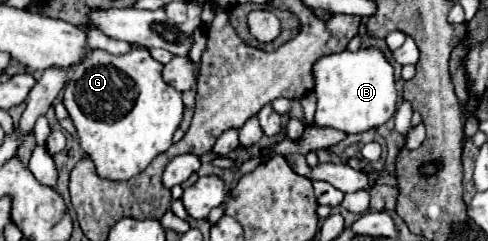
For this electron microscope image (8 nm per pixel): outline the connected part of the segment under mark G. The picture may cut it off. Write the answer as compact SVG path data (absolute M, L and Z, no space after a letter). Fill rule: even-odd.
M132 48L130 52L126 54L120 54L120 56L114 56L114 54L108 54L104 50L92 50L80 64L76 64L72 68L72 76L70 76L70 82L64 90L64 106L78 130L78 136L80 136L80 146L82 150L92 158L92 162L96 164L96 170L98 170L98 176L100 178L106 178L106 180L128 180L132 176L138 176L158 154L166 152L170 146L172 146L172 136L182 120L182 112L184 112L184 104L182 104L182 94L178 90L174 90L172 86L168 86L164 80L162 80L162 64L156 62L146 48Z

